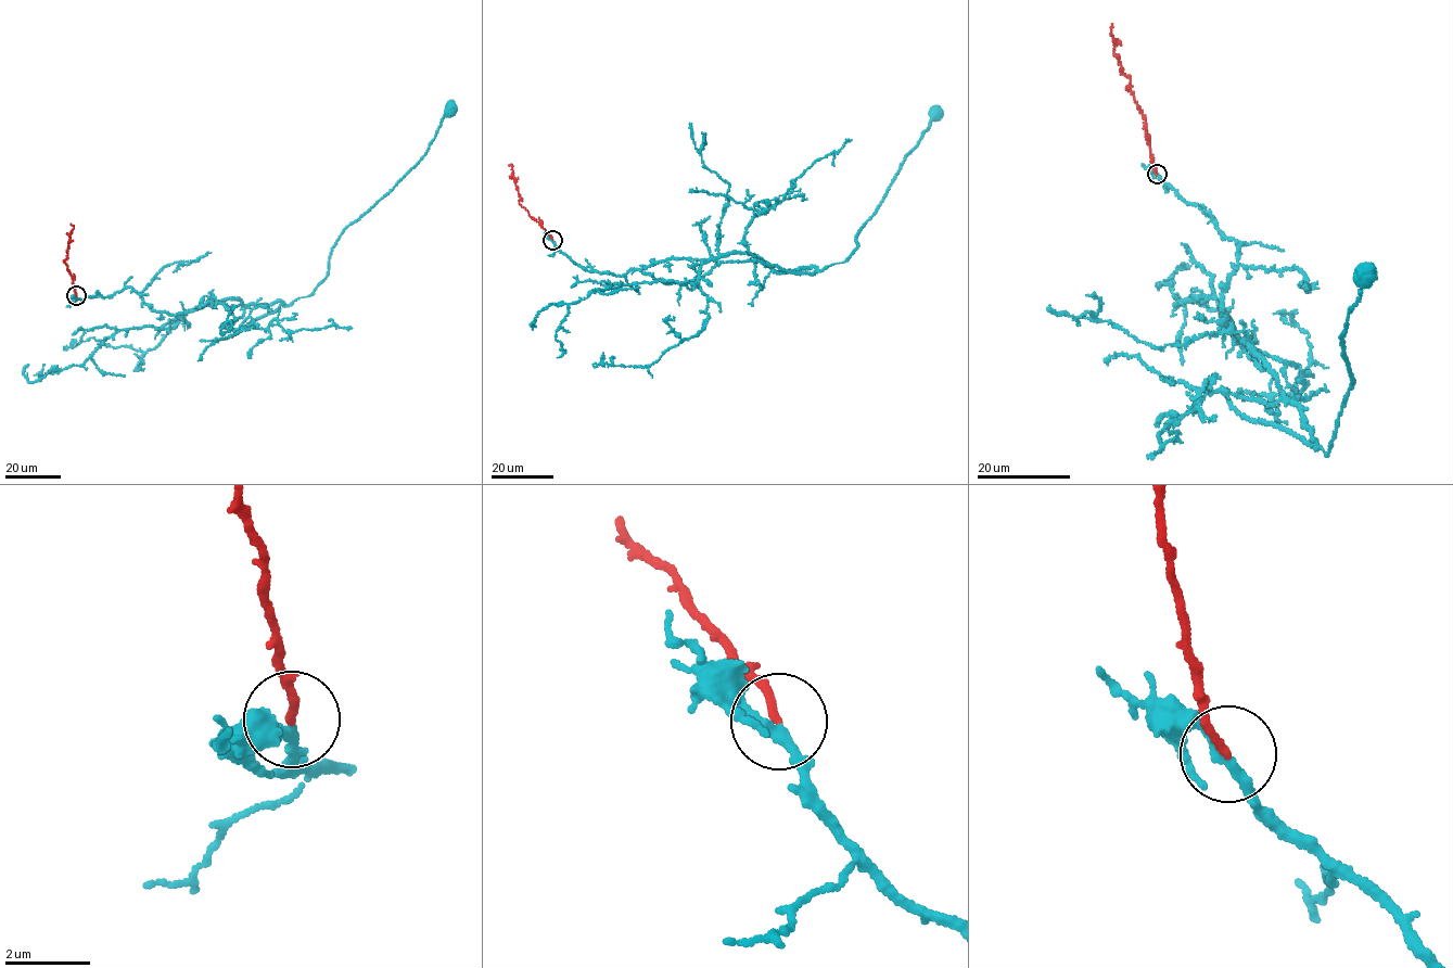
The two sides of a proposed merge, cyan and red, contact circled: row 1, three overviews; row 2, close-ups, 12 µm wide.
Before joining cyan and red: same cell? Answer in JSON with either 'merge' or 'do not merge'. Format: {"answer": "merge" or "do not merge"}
{"answer": "merge"}

